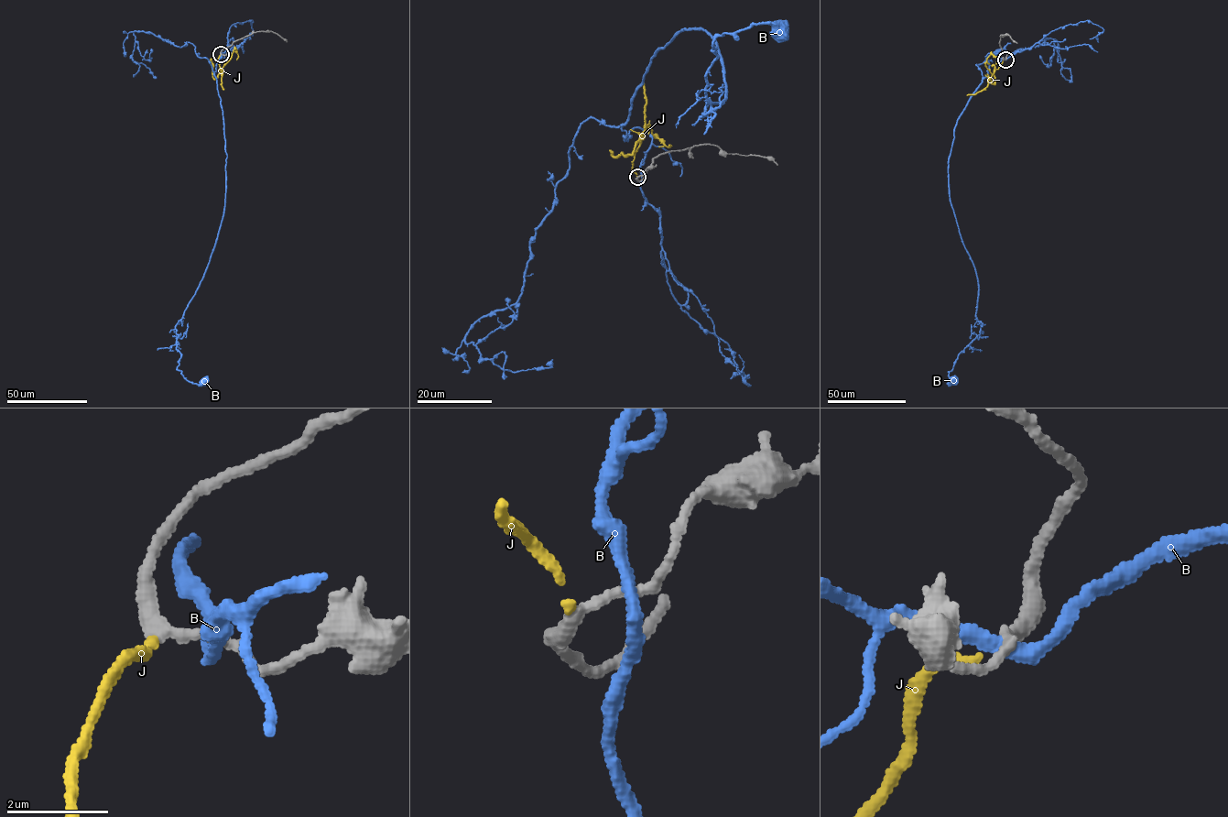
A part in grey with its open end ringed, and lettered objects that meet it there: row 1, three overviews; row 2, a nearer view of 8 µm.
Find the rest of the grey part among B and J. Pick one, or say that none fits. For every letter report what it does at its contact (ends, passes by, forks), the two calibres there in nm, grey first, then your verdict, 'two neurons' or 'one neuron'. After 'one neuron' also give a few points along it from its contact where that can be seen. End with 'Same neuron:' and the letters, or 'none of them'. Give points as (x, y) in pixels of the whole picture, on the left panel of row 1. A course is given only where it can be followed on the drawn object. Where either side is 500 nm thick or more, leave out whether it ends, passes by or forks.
B: it passes by; calibres 190 and 280 nm; two neurons
J: it ends; calibres 280 and 130 nm; one neuron; course (221, 54), (218, 62), (221, 70), (233, 49), (237, 54), (236, 59)
Same neuron: J

